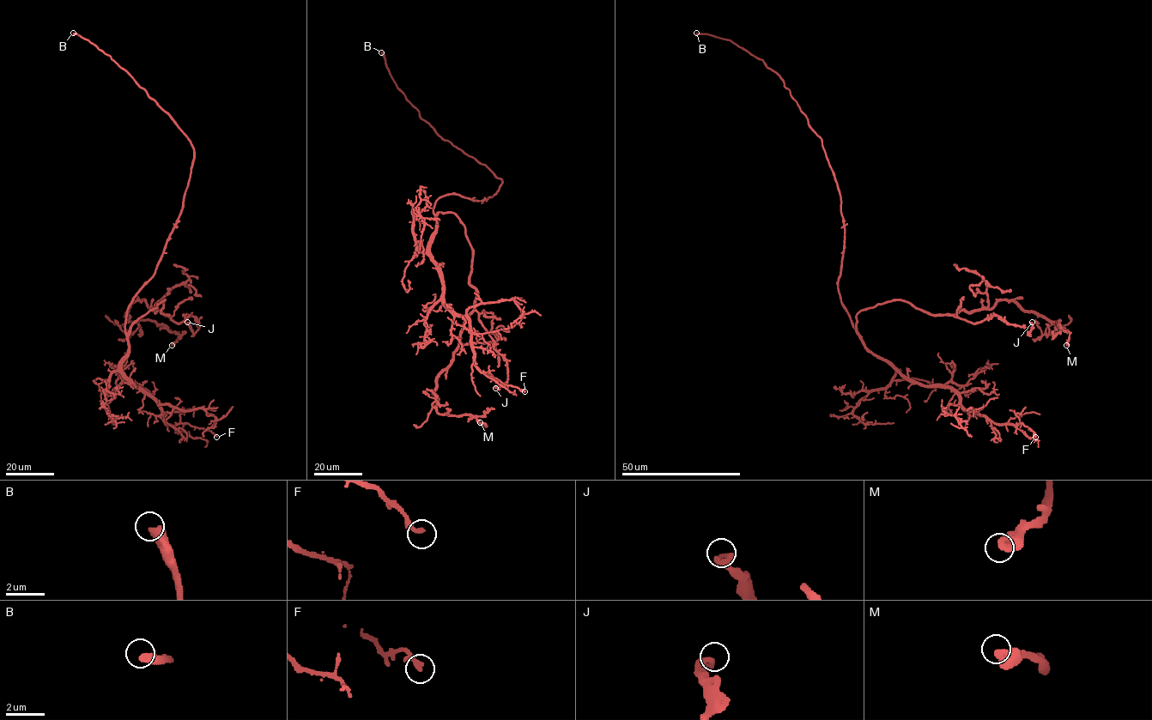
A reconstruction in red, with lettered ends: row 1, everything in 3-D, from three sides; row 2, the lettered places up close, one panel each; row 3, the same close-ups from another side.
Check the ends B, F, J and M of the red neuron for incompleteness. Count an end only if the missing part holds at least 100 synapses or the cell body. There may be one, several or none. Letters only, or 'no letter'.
B

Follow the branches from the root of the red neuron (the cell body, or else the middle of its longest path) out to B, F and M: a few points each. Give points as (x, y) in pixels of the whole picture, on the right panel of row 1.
B: (839, 292), (845, 227), (839, 190), (821, 138), (809, 126), (782, 78), (762, 60), (729, 40), (696, 33)
F: (839, 292), (852, 326), (874, 354), (909, 379), (949, 387), (964, 408), (996, 423), (1021, 423), (1035, 437)
M: (839, 292), (857, 334), (861, 311), (893, 299), (934, 315), (1014, 299), (1059, 319), (1066, 345)

